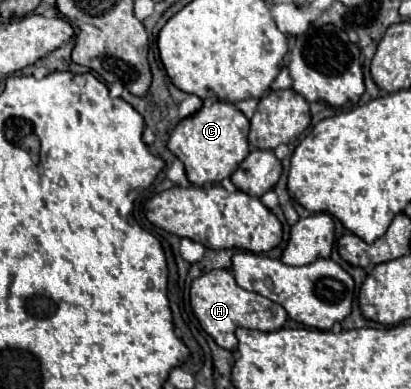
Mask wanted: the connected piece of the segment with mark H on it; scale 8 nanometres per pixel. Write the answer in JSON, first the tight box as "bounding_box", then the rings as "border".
{"bounding_box":[191,270,287,350],"border":[[[211,270],[199,278],[193,280],[191,284],[191,308],[203,326],[207,334],[213,336],[213,340],[225,348],[225,350],[235,350],[237,348],[237,338],[235,330],[241,328],[251,328],[251,330],[261,330],[261,332],[273,332],[283,328],[287,320],[287,312],[281,304],[271,302],[269,298],[247,292],[241,286],[237,286],[231,270]]]}

